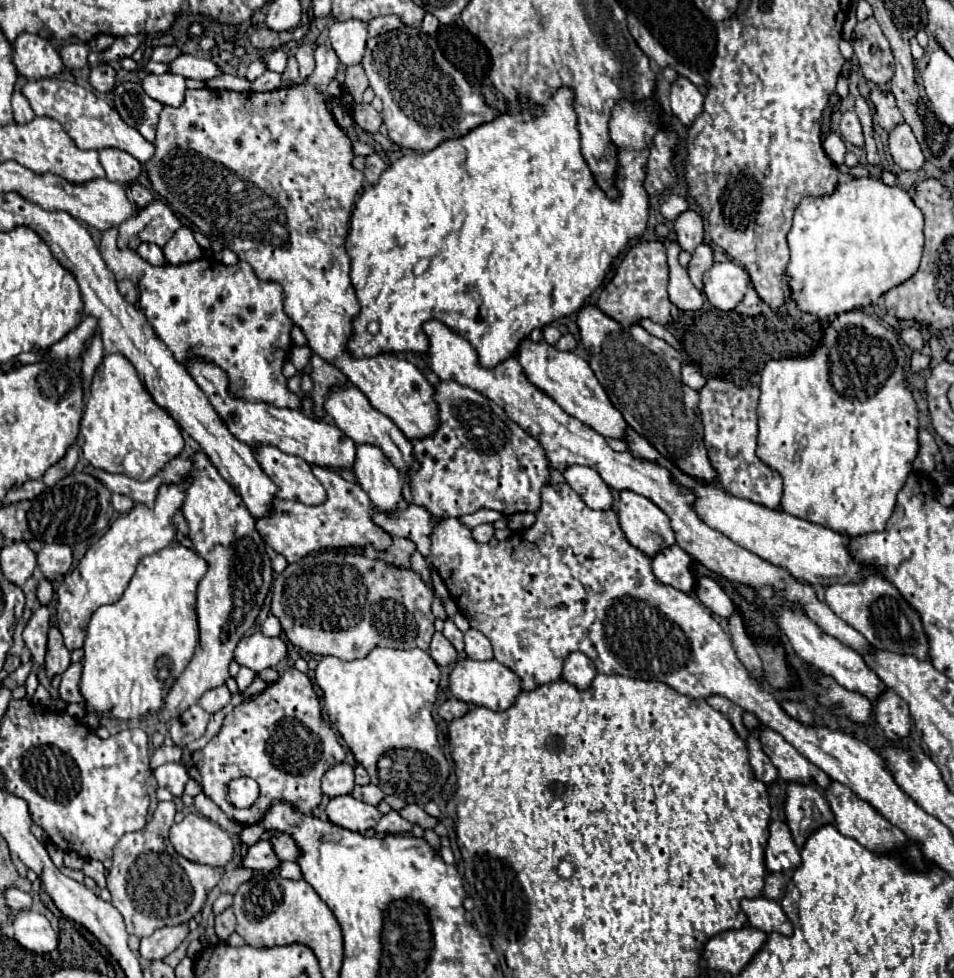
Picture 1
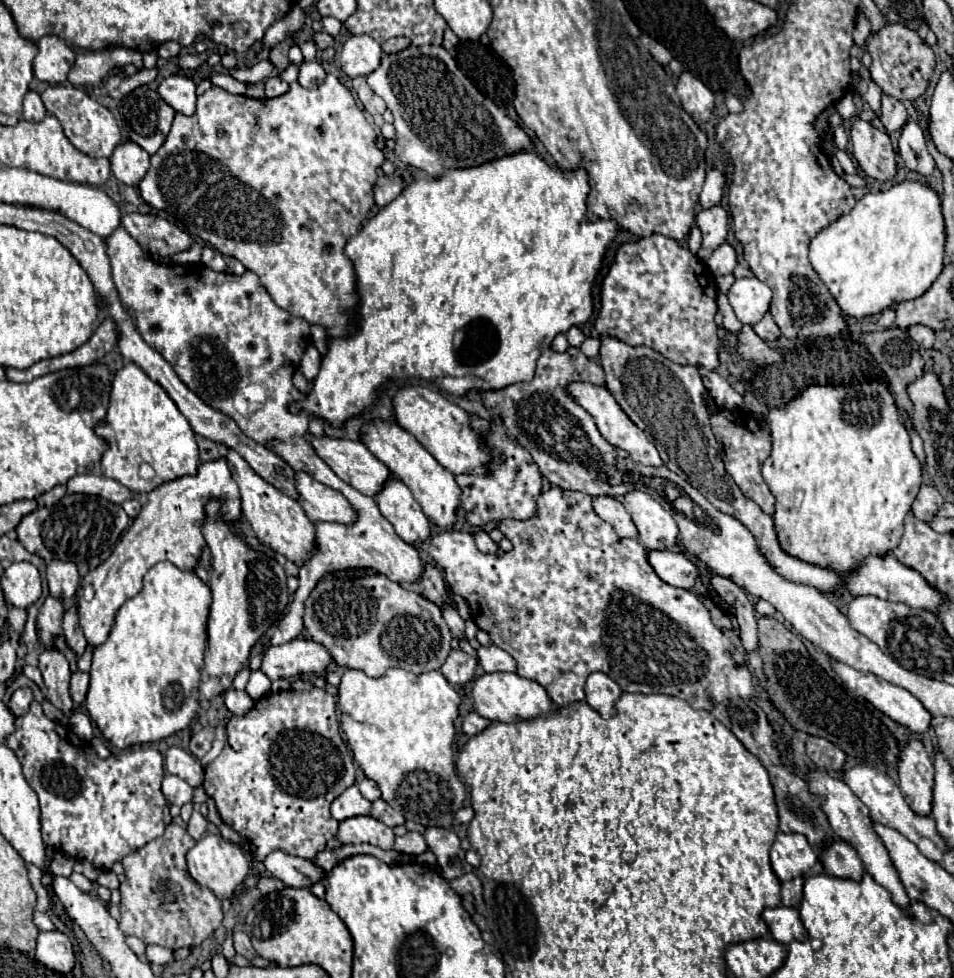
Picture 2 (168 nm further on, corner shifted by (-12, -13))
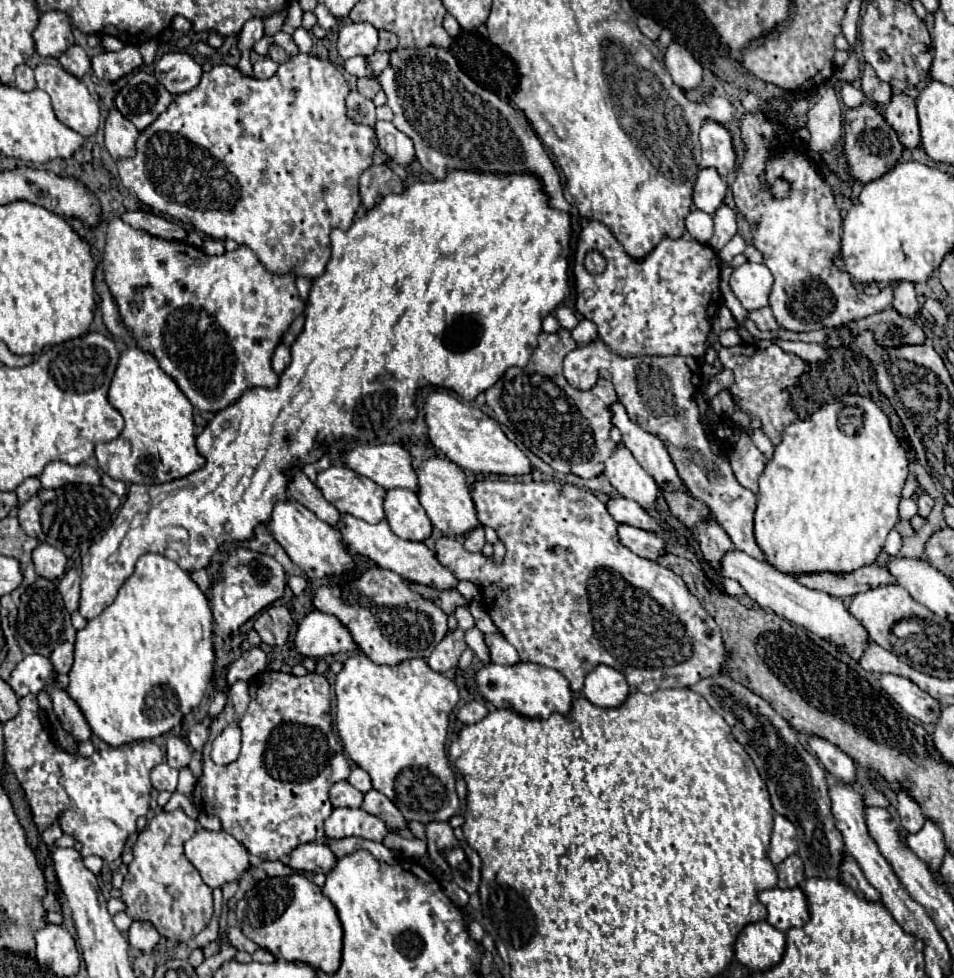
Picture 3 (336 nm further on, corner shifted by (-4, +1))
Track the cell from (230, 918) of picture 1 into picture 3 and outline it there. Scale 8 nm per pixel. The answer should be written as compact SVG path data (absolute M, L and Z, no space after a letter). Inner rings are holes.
M235 926L235 928L229 928L227 938L229 938L229 942L231 942L233 948L245 950L245 952L249 952L249 954L253 954L253 952L259 948L255 942L251 942L247 936L243 936L243 932L241 932L237 926Z

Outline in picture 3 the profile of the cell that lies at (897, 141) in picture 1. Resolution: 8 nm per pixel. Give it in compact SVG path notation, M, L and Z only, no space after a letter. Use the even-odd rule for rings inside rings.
M893 94L889 104L885 106L885 120L899 134L905 148L917 148L921 142L919 136L919 118L913 98L907 94Z

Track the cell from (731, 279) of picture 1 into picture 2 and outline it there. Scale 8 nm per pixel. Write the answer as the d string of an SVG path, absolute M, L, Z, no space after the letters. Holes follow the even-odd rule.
M755 276L735 280L727 292L727 300L741 324L757 324L769 310L771 288Z

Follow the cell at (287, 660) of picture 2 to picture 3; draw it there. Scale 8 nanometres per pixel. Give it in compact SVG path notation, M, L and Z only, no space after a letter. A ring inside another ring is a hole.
M313 610L295 630L295 648L303 656L323 658L337 652L353 652L359 646L339 618Z

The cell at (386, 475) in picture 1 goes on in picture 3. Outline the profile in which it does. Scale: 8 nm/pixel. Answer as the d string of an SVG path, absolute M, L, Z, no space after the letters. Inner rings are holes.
M387 490L385 512L391 530L403 540L423 542L433 532L431 520L427 518L417 494L411 490Z

